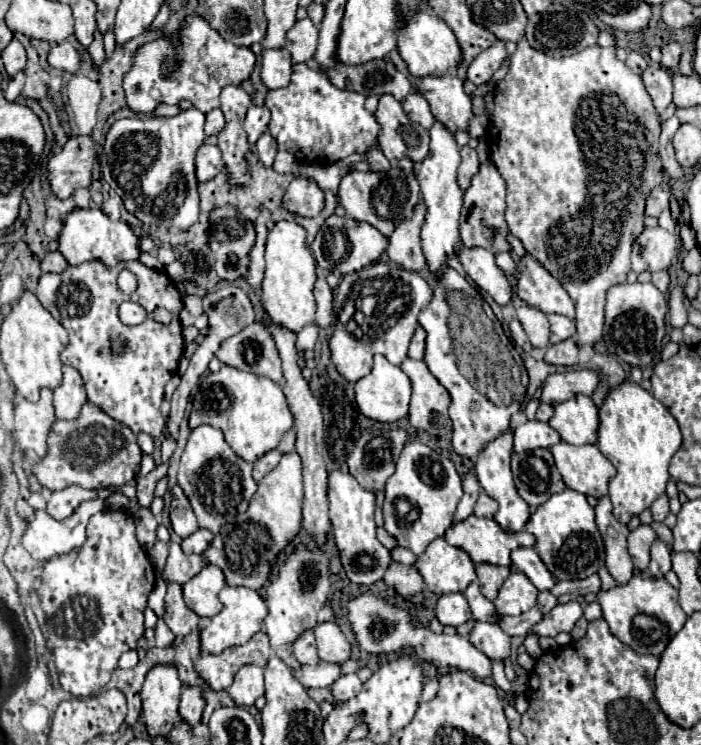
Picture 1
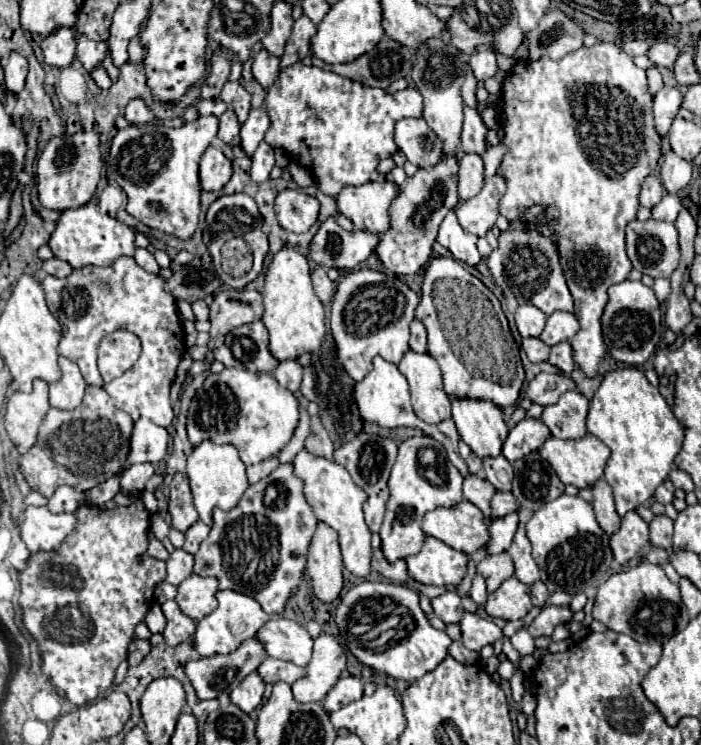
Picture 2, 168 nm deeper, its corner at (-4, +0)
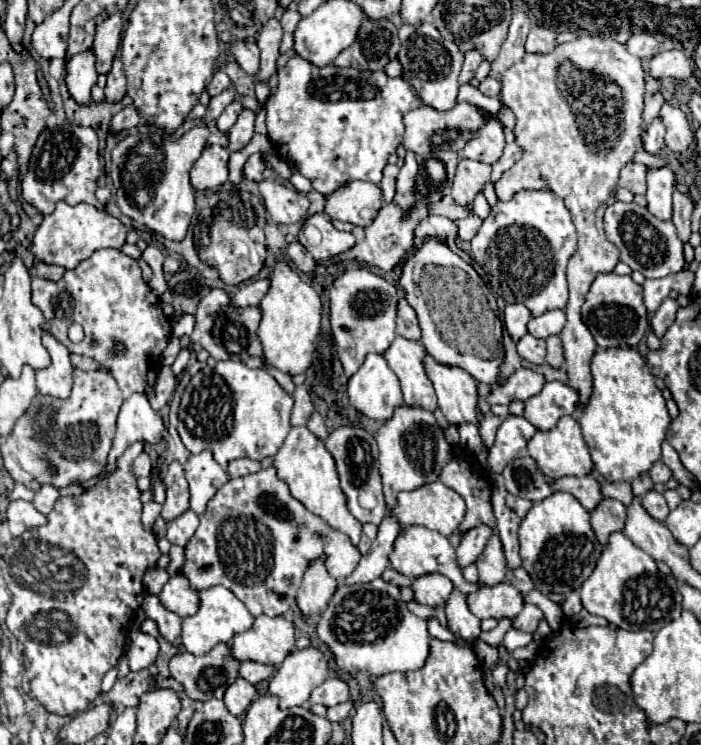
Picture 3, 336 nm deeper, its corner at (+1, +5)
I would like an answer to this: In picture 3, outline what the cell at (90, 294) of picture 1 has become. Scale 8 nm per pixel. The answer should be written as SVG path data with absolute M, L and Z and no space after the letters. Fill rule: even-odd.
M102 249L82 261L76 269L66 271L60 281L34 277L32 303L42 309L48 333L64 343L70 353L98 361L102 371L110 373L118 381L124 399L134 393L144 393L148 397L154 395L158 369L162 367L162 353L168 345L172 325L162 311L160 299L142 279L136 259L124 255L120 249ZM70 323L80 323L84 327L82 343L72 343L68 339ZM114 341L122 341L126 345L124 357L110 355Z

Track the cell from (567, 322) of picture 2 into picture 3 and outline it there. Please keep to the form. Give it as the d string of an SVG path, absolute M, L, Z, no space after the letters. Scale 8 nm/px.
M554 309L546 311L540 317L532 317L528 323L528 333L534 337L548 339L550 335L558 335L564 325L566 325L566 313L562 309Z

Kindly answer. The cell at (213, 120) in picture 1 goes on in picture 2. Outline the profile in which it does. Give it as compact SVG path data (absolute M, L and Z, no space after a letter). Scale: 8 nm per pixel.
M229 108L221 118L219 118L221 122L219 122L219 138L223 140L223 142L233 142L233 138L239 134L239 120L237 120L237 114Z

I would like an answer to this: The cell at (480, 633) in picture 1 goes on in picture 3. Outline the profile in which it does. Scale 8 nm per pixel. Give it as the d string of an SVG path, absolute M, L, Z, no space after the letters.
M454 589L450 599L446 601L446 619L448 619L448 629L452 629L454 635L460 633L460 637L468 643L474 643L480 635L480 619L468 609L466 597Z

